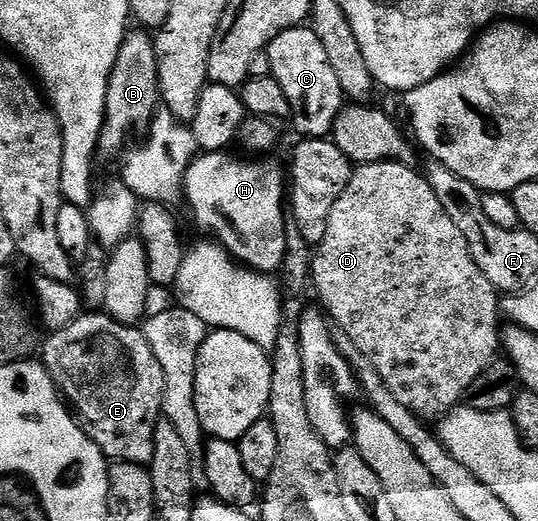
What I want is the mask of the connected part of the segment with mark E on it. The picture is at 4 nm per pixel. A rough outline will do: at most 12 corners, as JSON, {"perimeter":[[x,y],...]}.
{"perimeter":[[83,313],[41,362],[104,457],[150,464],[142,330]]}

